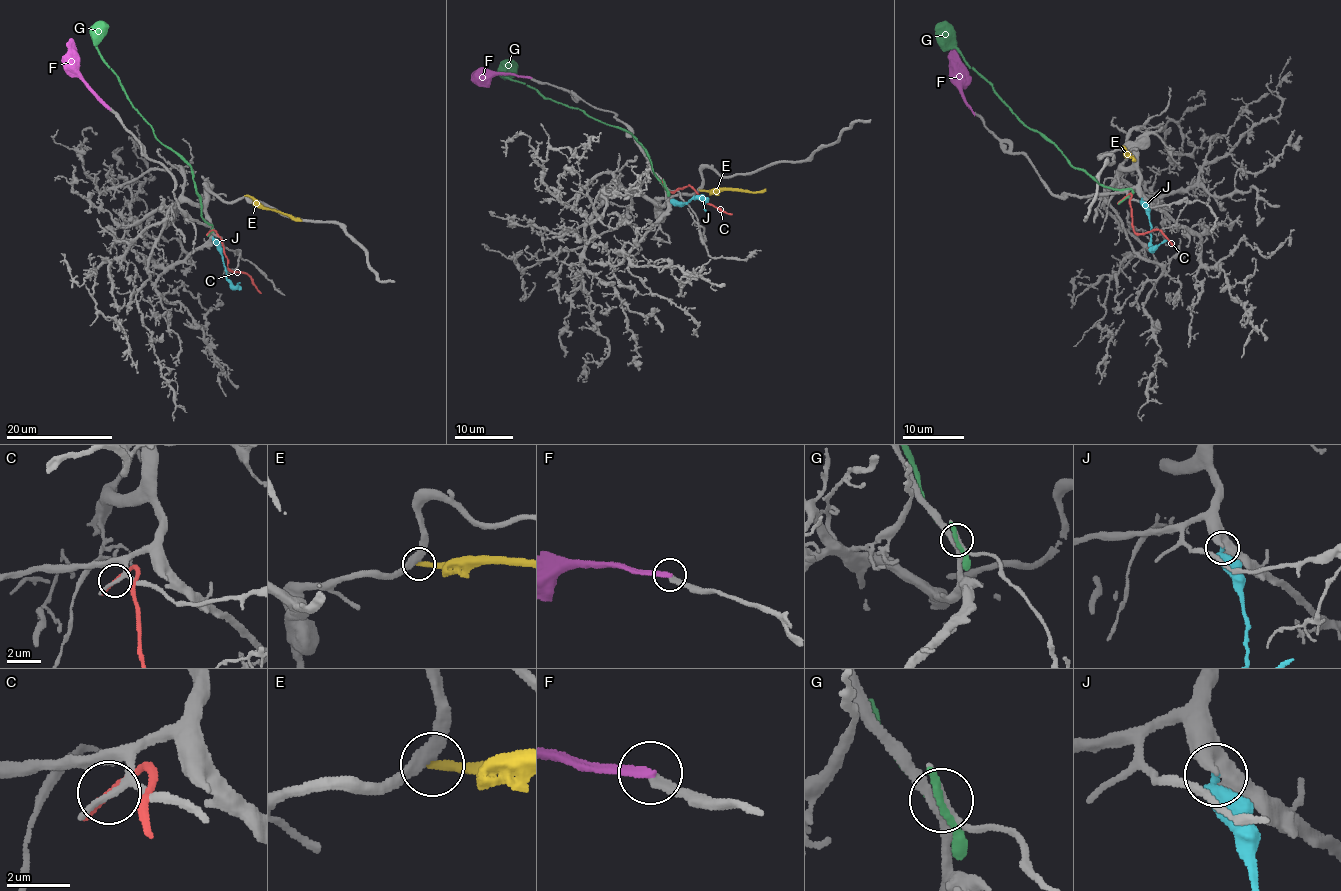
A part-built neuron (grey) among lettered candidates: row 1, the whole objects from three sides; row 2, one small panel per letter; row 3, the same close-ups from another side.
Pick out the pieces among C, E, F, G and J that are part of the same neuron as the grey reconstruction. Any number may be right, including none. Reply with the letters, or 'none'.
none

